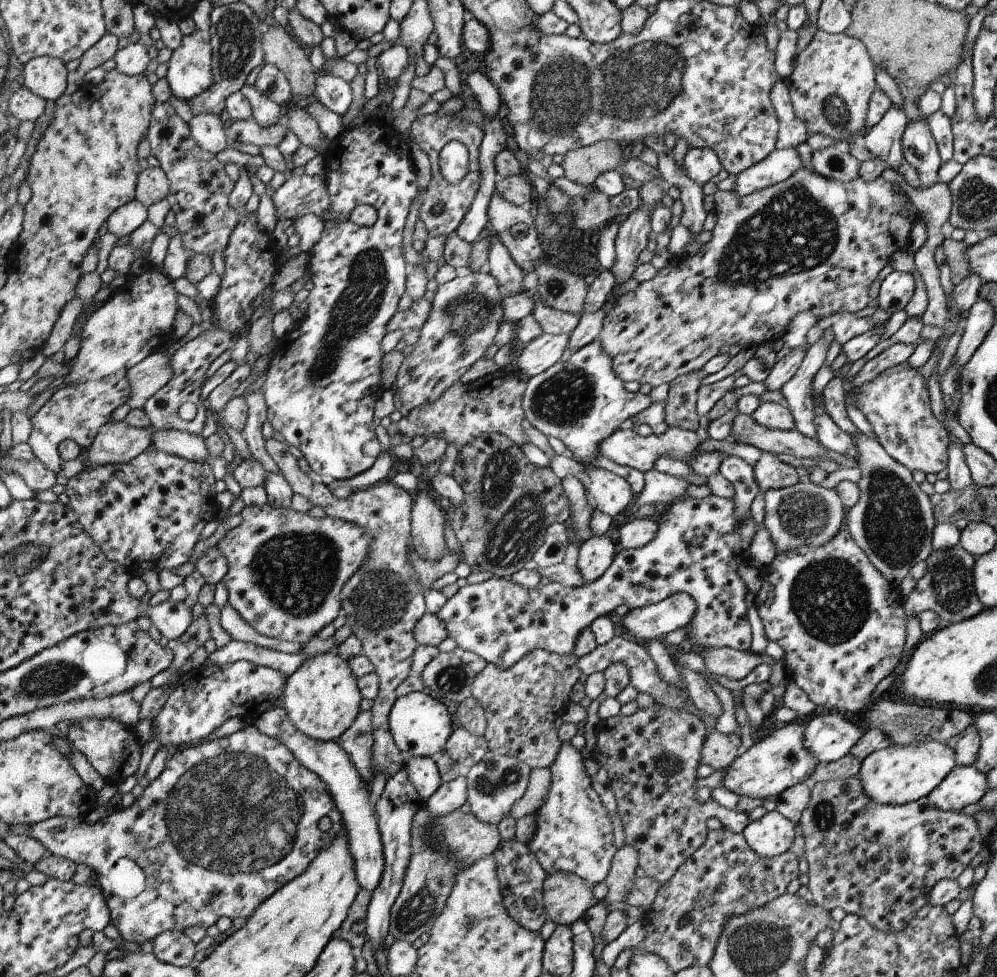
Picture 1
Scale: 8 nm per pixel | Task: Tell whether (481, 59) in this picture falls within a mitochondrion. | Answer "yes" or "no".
no

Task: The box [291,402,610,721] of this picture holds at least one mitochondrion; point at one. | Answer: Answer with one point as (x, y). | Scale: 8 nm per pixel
(517, 512)

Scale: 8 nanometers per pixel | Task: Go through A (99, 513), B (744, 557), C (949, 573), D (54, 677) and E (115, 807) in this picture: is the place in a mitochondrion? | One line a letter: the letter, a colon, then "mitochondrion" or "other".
A: other
B: other
C: mitochondrion
D: mitochondrion
E: other

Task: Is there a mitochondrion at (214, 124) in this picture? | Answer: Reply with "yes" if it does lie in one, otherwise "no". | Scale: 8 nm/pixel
no

